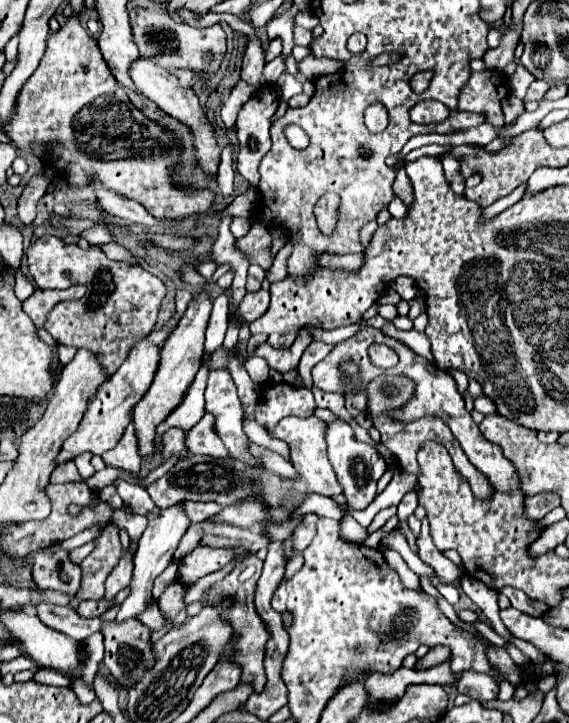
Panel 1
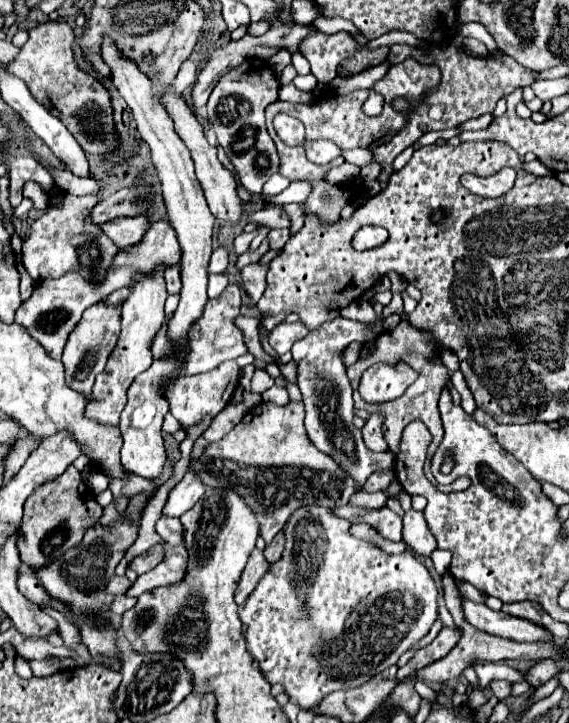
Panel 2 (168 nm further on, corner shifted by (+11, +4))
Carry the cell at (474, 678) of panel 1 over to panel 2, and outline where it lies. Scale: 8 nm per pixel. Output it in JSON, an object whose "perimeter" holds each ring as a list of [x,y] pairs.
{"perimeter":[[[493,680],[489,684],[489,690],[493,696],[497,696],[497,700],[505,700],[509,696],[509,690],[511,690],[511,684],[505,682],[505,680]]]}

